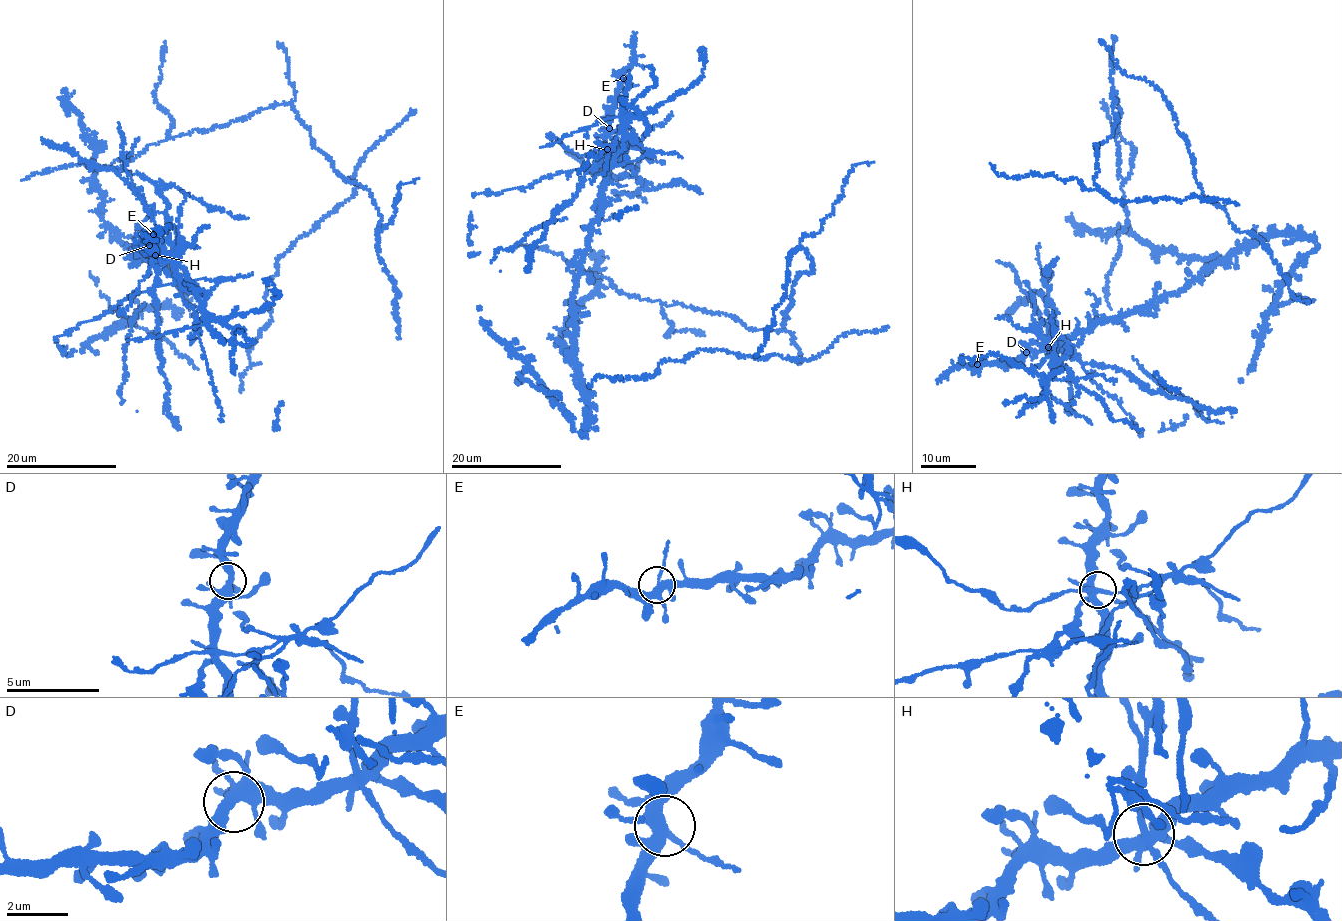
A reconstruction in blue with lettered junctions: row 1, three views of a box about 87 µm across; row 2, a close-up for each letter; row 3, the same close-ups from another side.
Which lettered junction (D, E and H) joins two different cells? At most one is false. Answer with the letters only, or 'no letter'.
H

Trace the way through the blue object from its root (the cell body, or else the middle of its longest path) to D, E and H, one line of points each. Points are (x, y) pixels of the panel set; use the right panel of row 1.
D: (1208, 258), (1229, 257), (1208, 268), (1184, 288), (1047, 347), (1026, 352)
E: (1208, 258), (1229, 257), (1208, 268), (1184, 288), (1118, 318), (1092, 325), (1012, 362), (977, 364)
H: (1208, 258), (1218, 260), (1229, 257), (1208, 268), (1184, 288), (1118, 318), (1092, 325), (1048, 346)

